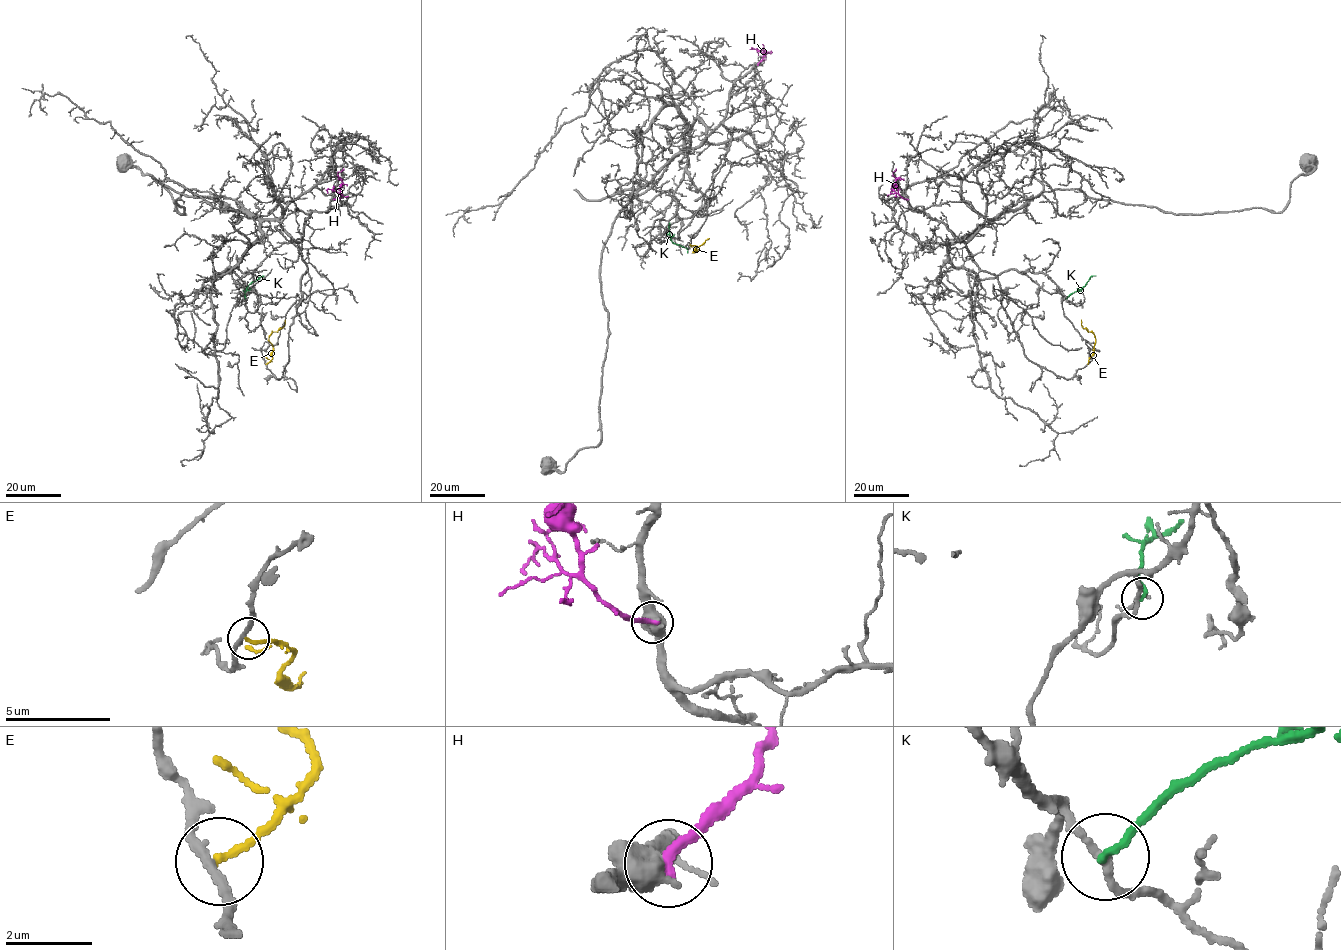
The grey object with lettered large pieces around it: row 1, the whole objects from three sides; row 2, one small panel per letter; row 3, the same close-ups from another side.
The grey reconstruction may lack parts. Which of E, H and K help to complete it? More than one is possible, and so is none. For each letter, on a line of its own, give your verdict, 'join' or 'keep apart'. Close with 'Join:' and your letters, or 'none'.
E: keep apart
H: keep apart
K: keep apart
Join: none

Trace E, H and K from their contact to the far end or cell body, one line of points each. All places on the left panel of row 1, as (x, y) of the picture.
E: (266, 364), (272, 358), (273, 349), (268, 336), (282, 327), (285, 320)
H: (334, 199), (340, 193), (342, 181), (337, 173), (344, 169)
K: (245, 299), (246, 288), (263, 276)

